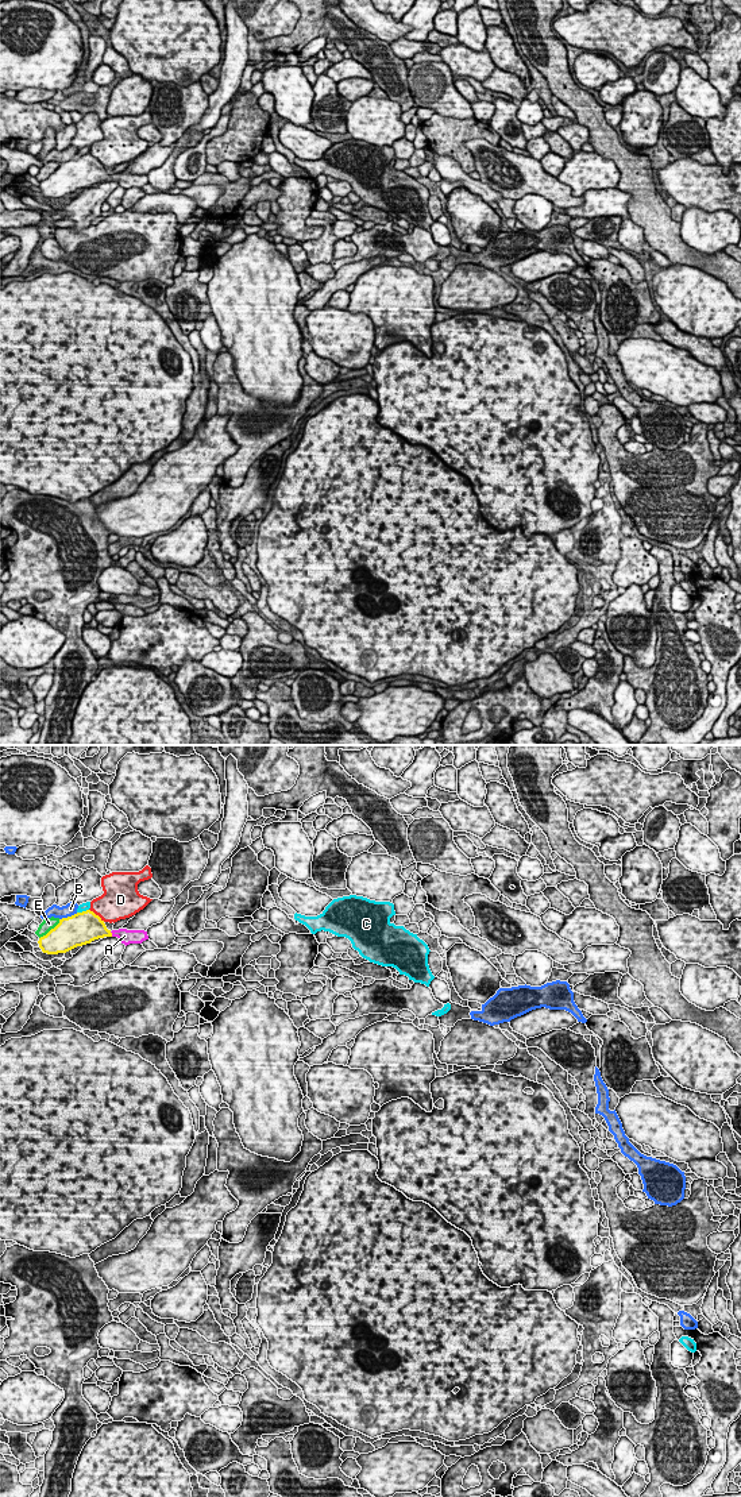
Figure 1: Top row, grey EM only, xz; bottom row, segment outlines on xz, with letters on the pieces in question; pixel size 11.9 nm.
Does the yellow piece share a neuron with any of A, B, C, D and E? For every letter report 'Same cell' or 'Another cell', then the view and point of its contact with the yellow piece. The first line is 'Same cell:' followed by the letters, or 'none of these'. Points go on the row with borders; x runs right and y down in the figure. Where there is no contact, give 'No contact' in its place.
Same cell: A
A: Same cell. Touches yellow at xz (111, 934)
B: Another cell. Touches yellow at xz (68, 917)
C: Another cell. Touches yellow at xz (83, 911)
D: Another cell. Touches yellow at xz (97, 915)
E: Another cell. Touches yellow at xz (51, 929)

